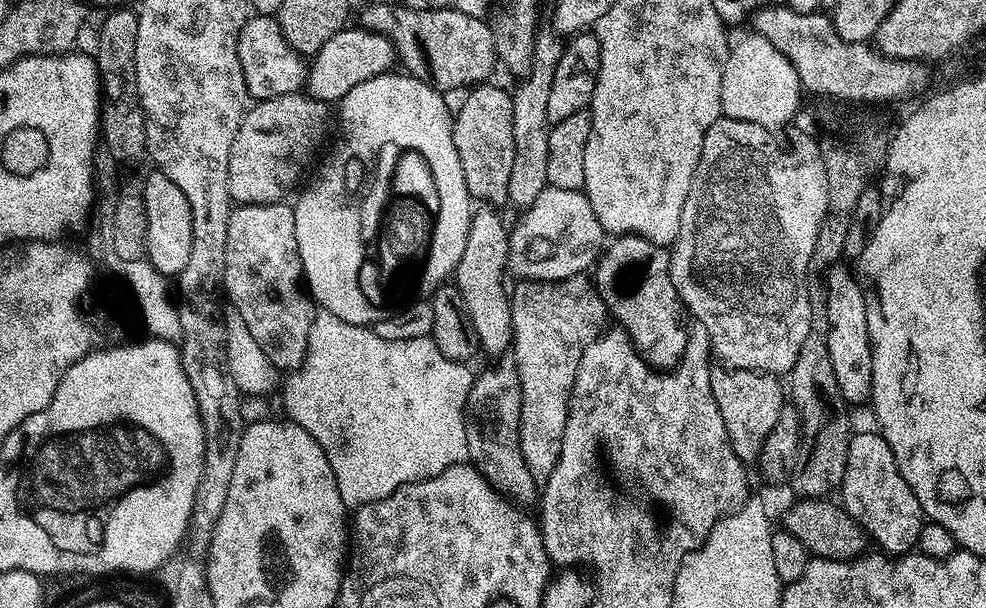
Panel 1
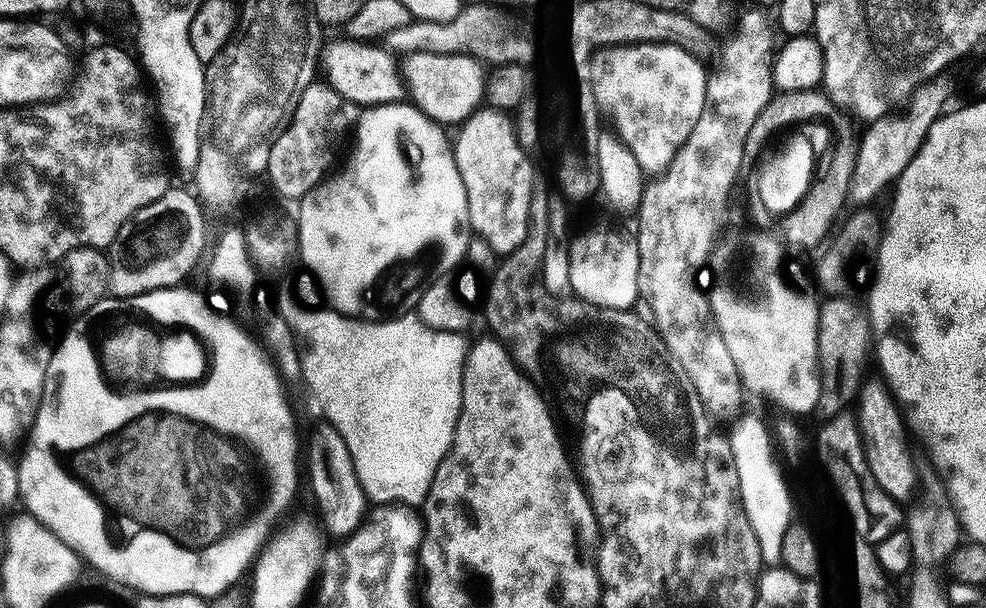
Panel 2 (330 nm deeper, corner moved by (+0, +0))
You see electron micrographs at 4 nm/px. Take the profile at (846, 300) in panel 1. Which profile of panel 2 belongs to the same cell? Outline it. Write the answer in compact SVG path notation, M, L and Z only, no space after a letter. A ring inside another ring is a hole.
M865 383L858 393L858 423L862 439L866 445L868 465L882 490L898 502L905 502L918 492L918 481L912 455L913 441L908 441L908 432L904 429L901 409L891 391L883 383ZM881 384L881 385L880 385ZM897 408L897 409L896 409ZM900 411L900 412L899 412Z

